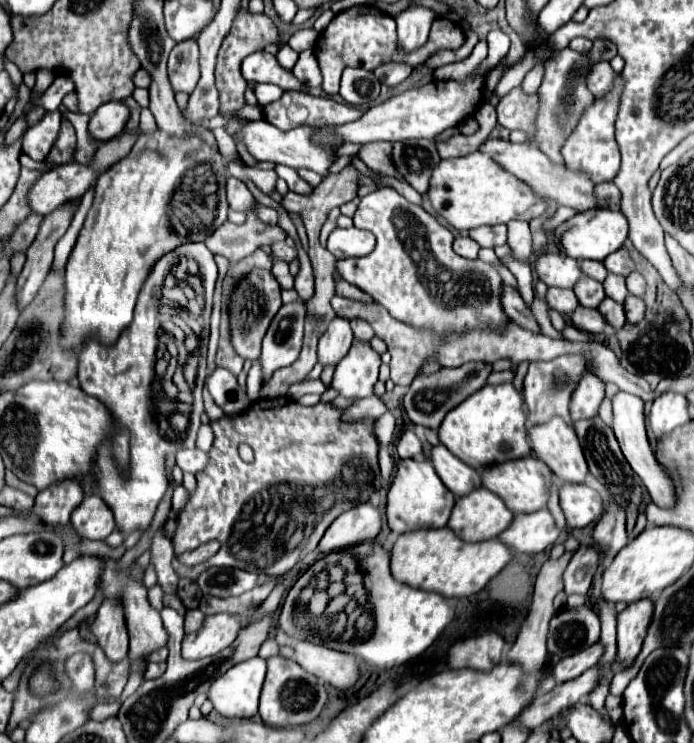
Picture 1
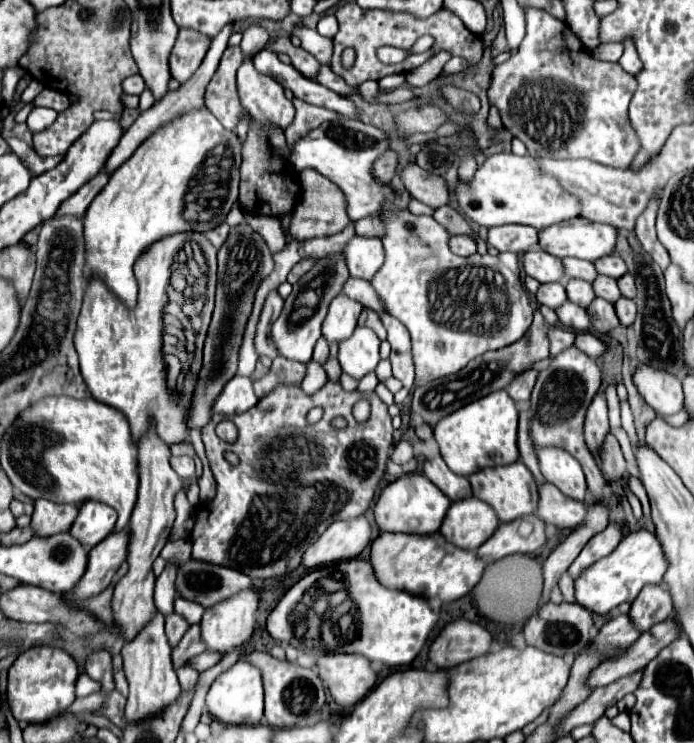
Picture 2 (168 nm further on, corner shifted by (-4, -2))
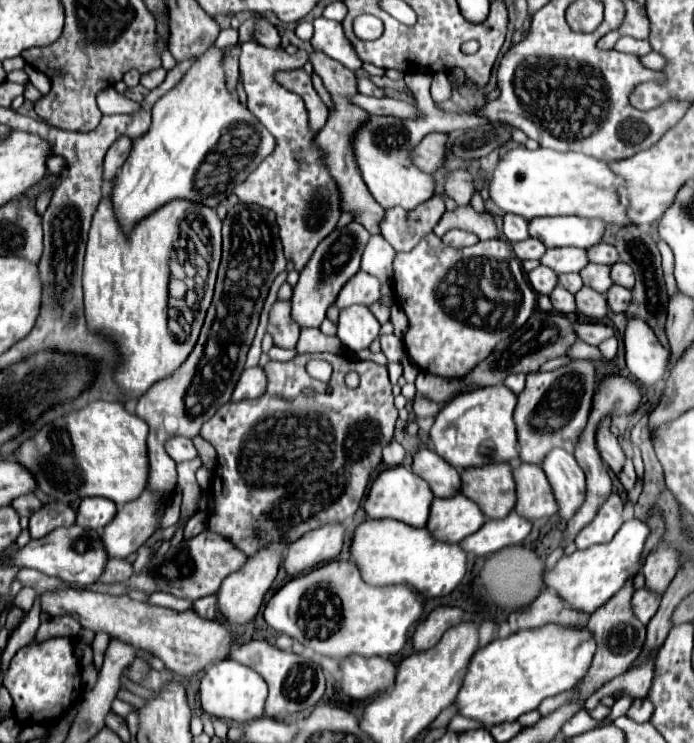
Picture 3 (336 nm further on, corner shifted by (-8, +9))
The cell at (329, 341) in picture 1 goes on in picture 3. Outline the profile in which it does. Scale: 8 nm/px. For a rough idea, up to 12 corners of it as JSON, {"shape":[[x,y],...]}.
{"shape":[[357,272],[339,292],[335,306],[379,300],[379,280]]}

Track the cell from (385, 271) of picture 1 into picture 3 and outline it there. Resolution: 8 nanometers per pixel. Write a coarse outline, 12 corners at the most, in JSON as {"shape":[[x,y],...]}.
{"shape":[[511,244],[393,260],[405,350],[465,376],[537,308]]}

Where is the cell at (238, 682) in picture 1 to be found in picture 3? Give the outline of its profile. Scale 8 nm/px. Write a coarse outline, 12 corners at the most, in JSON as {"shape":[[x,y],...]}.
{"shape":[[221,660],[201,678],[211,716],[263,716],[267,684],[249,666]]}

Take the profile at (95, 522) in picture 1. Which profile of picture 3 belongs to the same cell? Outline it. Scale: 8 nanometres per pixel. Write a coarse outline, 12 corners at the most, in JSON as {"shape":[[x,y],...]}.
{"shape":[[83,498],[77,524],[103,530],[117,512],[107,498]]}

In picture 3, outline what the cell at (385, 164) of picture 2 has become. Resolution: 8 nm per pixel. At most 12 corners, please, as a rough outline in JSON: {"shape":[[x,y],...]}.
{"shape":[[427,134],[411,162],[435,172],[445,162],[445,134]]}

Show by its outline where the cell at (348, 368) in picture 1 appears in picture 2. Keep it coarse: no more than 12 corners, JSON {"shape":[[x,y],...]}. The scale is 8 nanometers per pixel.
{"shape":[[357,327],[339,343],[345,373],[361,379],[379,363],[379,337]]}

